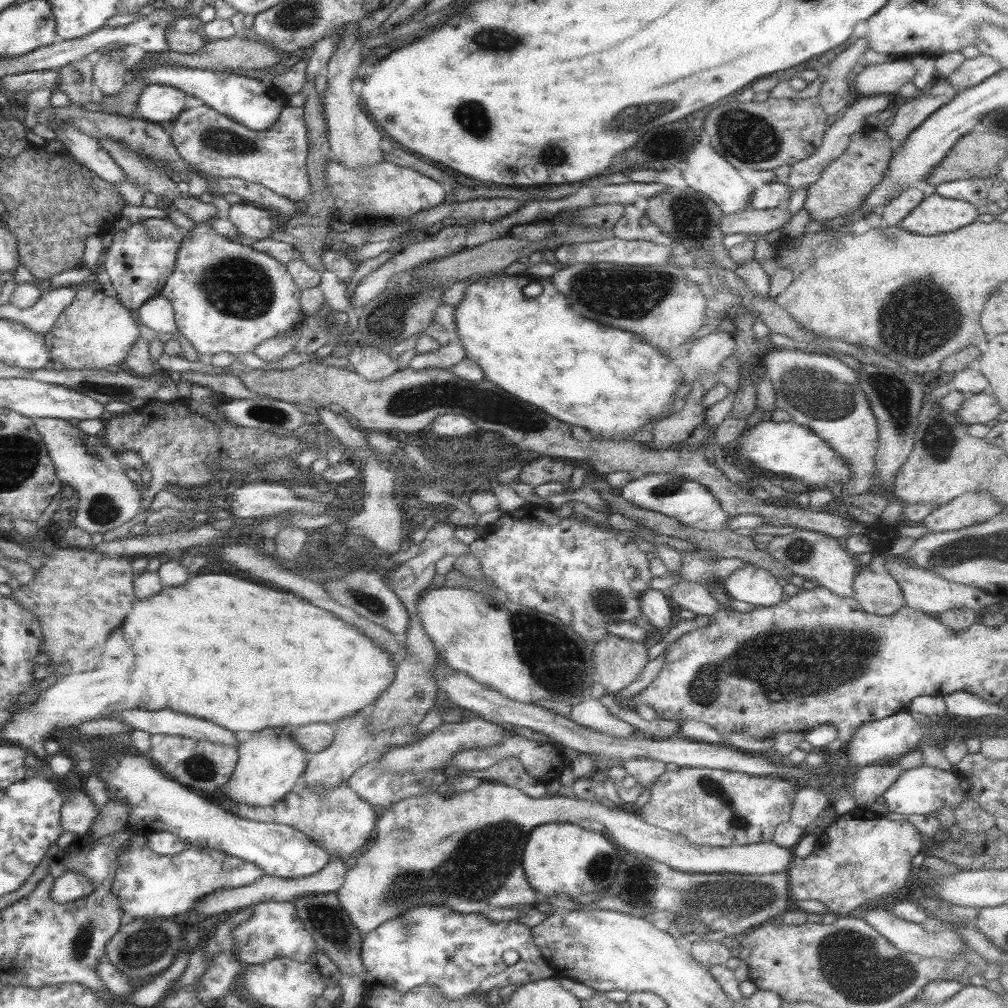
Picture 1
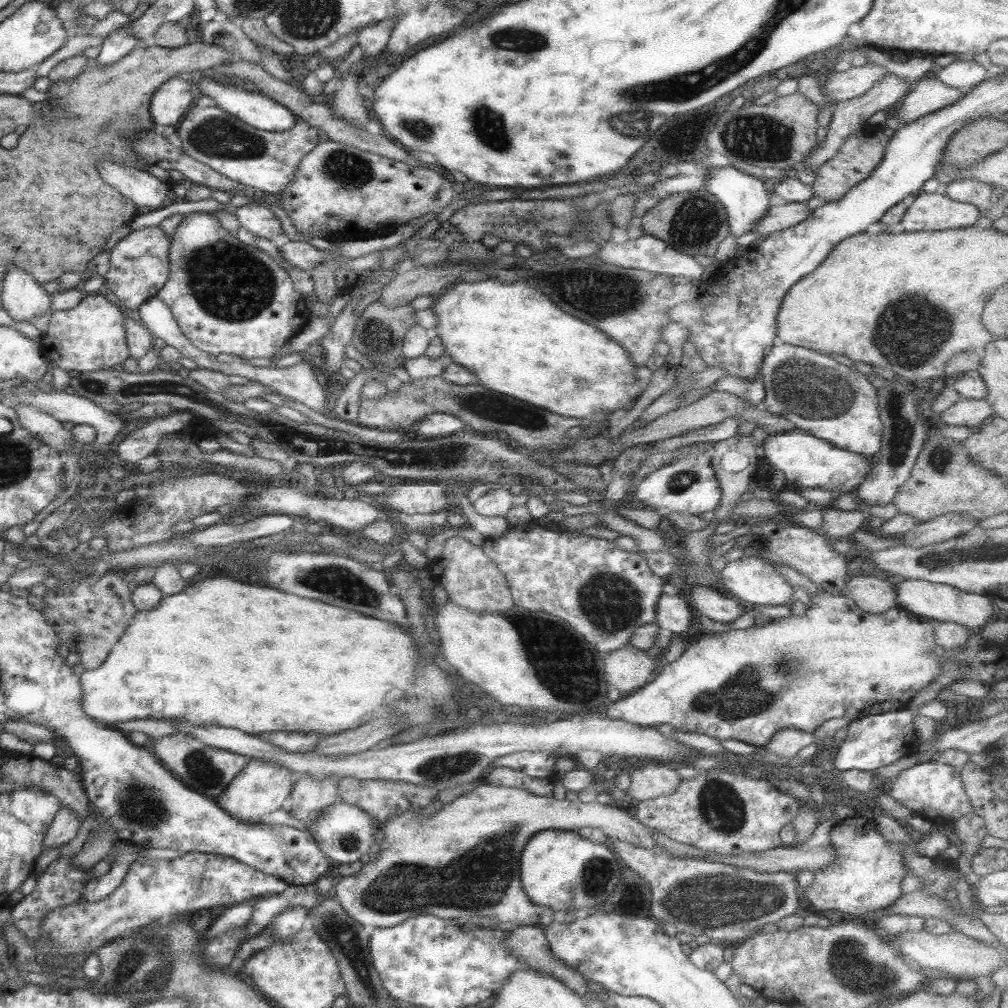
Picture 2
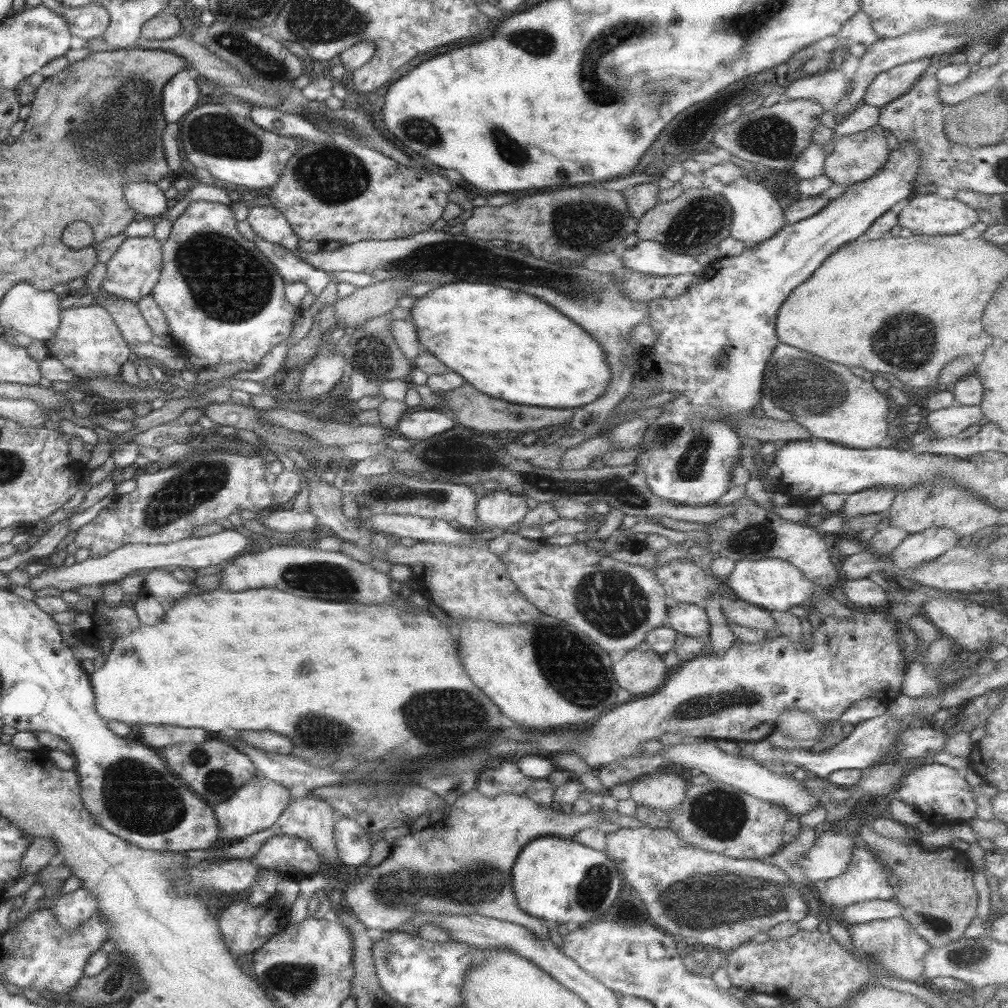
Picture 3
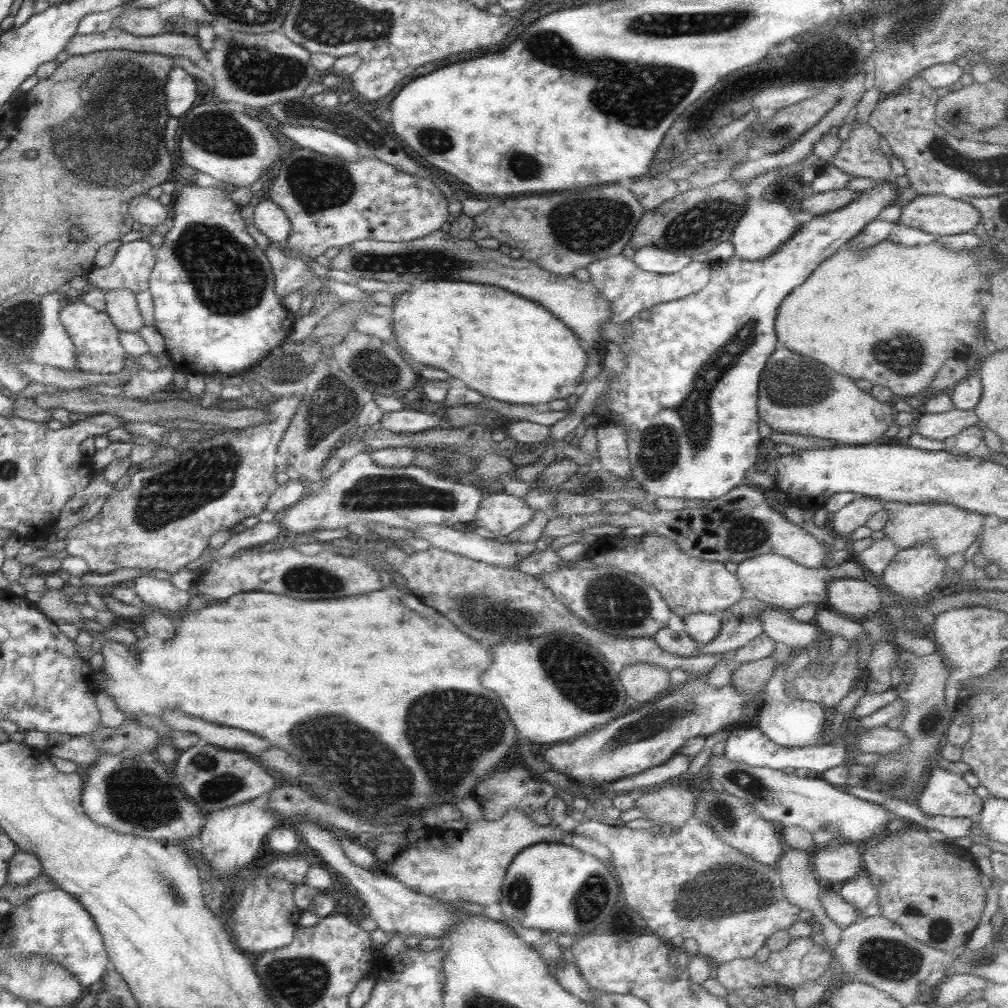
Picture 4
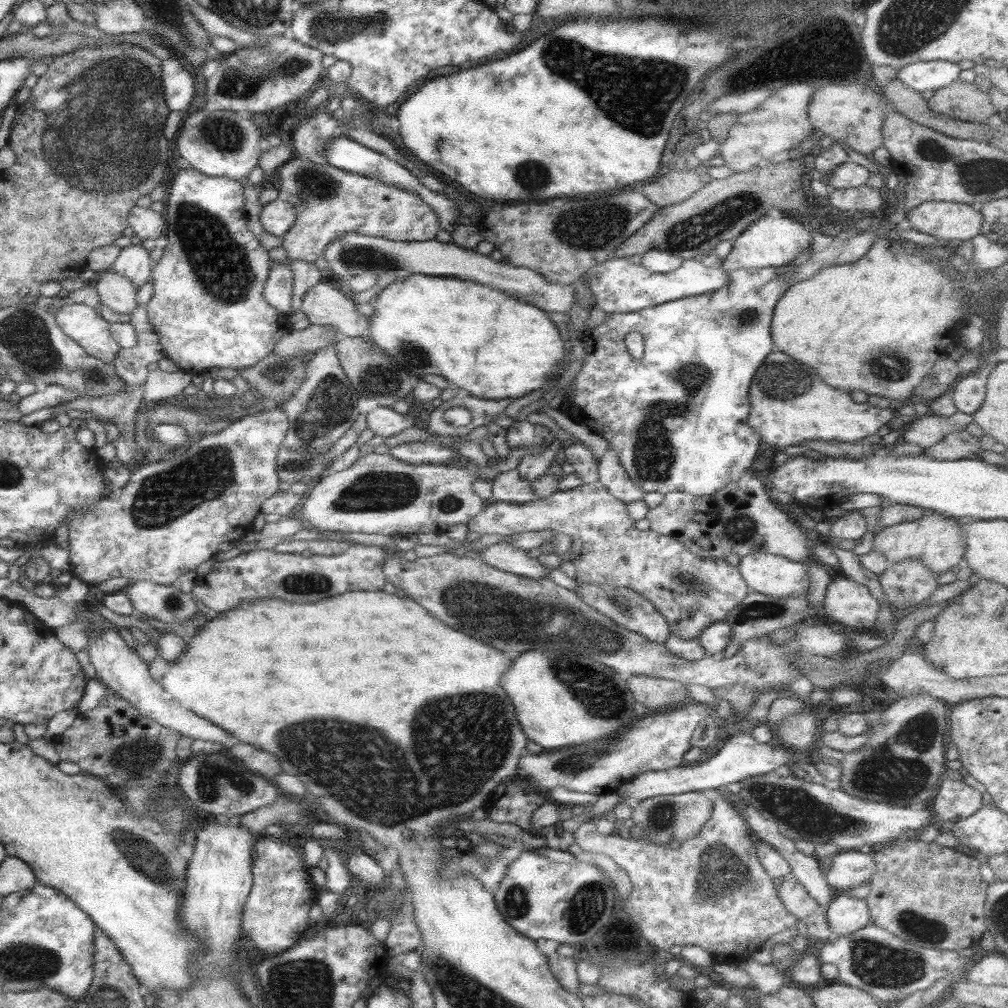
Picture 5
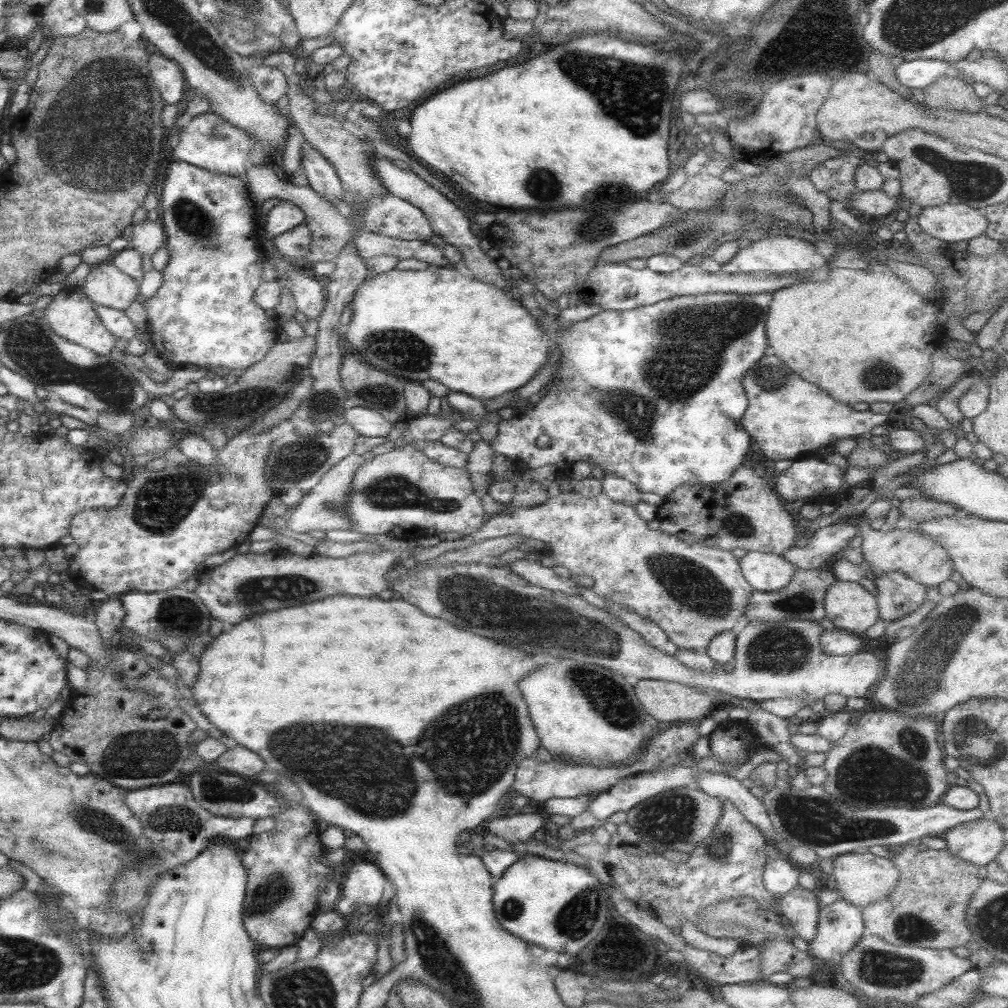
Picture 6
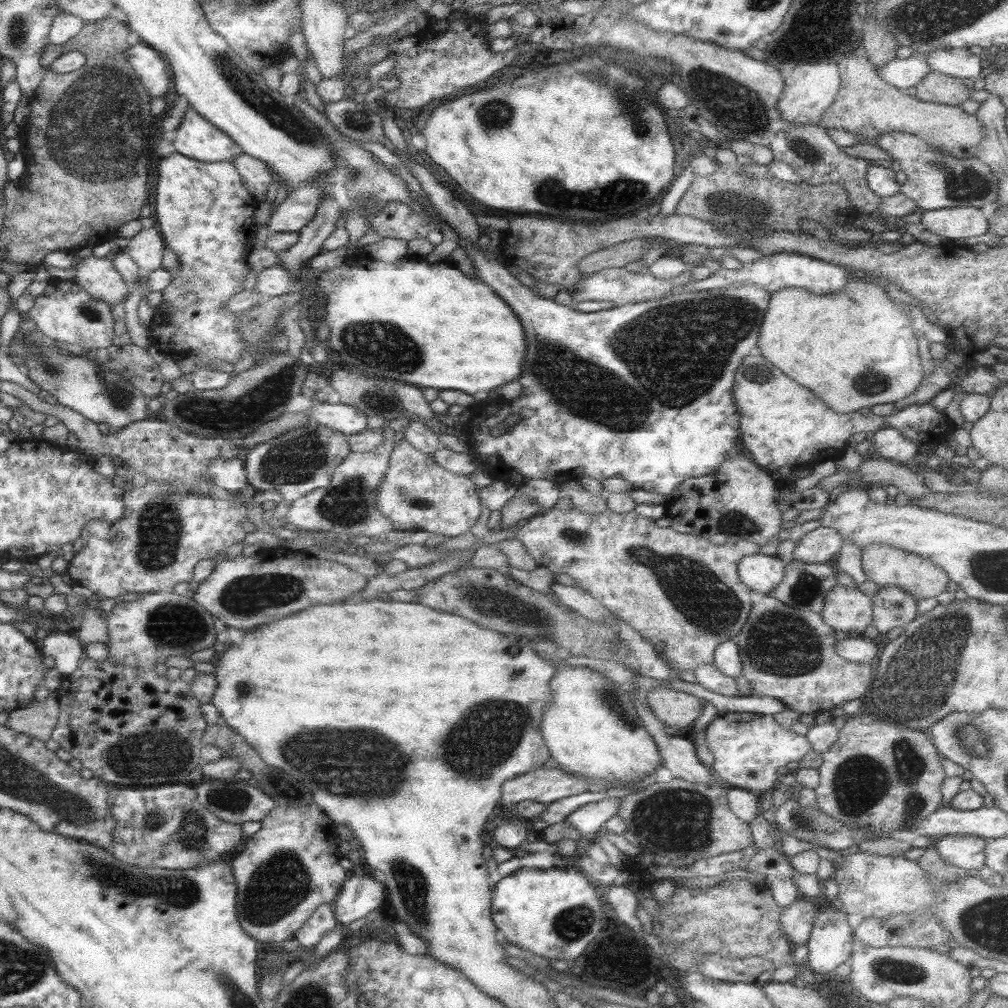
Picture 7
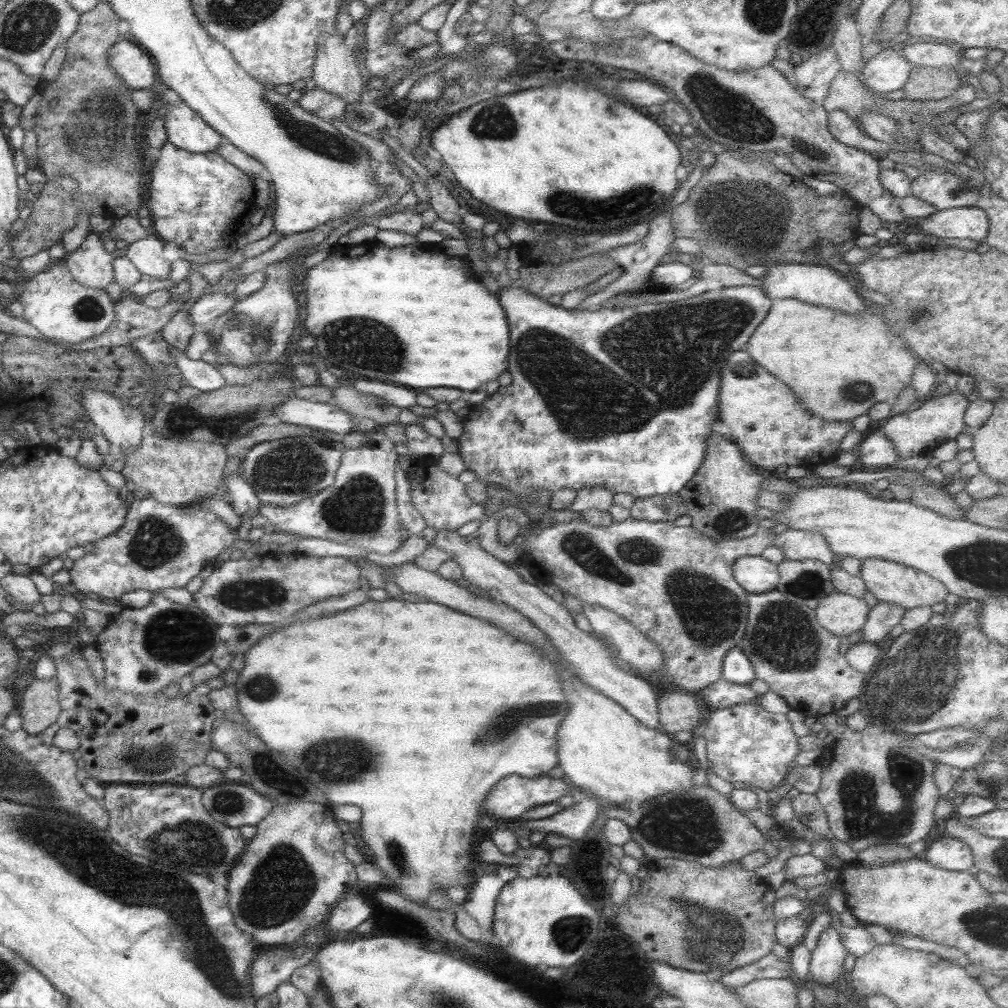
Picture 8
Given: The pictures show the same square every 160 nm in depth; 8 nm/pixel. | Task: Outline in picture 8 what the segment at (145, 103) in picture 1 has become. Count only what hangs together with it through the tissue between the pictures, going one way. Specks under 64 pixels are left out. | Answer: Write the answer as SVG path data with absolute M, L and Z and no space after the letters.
M127 36L107 50L109 69L131 90L145 90L153 84L157 72L149 55Z

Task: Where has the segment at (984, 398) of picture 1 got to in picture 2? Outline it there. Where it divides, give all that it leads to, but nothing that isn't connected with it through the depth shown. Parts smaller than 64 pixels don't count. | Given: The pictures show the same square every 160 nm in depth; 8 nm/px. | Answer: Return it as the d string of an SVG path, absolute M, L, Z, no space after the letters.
M961 396L939 414L942 424L976 428L981 421L992 414L989 403L983 399L969 399Z

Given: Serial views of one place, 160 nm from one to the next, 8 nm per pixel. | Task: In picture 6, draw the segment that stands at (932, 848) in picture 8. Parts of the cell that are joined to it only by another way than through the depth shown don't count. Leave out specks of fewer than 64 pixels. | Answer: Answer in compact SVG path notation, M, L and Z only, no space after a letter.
M986 815L979 820L954 826L941 835L947 853L976 867L986 866L1003 850L1003 830Z

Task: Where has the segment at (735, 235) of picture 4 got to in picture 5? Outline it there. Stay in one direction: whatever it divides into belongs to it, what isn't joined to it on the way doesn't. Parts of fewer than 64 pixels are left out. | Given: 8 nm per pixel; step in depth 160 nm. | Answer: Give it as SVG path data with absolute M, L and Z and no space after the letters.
M774 213L763 215L732 241L730 251L722 259L720 267L724 271L729 271L738 268L752 270L753 268L777 268L787 264L796 265L810 257L811 244L809 232L793 217Z

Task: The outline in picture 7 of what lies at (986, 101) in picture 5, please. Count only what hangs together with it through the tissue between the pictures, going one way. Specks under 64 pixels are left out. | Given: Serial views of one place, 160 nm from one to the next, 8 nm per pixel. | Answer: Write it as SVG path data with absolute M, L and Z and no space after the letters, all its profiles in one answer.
M927 72L915 86L915 99L950 106L961 105L969 99L971 91L963 80L945 76L937 72Z

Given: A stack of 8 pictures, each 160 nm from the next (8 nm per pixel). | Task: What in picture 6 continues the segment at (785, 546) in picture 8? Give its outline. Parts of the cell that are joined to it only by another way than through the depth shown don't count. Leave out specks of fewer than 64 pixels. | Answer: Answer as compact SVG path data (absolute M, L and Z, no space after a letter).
M835 522L815 530L803 548L789 548L780 556L795 569L819 570L840 555L855 533L857 525Z

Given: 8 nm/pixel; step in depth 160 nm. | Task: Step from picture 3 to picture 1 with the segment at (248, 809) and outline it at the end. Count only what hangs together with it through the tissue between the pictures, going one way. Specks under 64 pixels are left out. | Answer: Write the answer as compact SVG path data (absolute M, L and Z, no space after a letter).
M296 727L263 728L257 738L236 744L238 759L222 788L228 800L245 806L265 807L279 802L290 792L304 771L303 756L307 753L291 738L293 729Z

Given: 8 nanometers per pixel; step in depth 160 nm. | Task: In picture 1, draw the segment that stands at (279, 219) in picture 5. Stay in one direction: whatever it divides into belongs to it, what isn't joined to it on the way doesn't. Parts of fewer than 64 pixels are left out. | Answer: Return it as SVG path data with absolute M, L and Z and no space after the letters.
M245 202L232 204L228 212L227 220L245 238L254 238L255 241L267 239L278 228L272 213Z

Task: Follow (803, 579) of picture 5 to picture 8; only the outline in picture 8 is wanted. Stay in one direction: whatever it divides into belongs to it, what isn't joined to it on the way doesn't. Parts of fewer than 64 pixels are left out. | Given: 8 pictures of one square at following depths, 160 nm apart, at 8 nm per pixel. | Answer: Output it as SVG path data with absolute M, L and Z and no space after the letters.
M743 556L732 562L731 572L735 583L747 594L762 594L774 591L778 571L761 556Z

